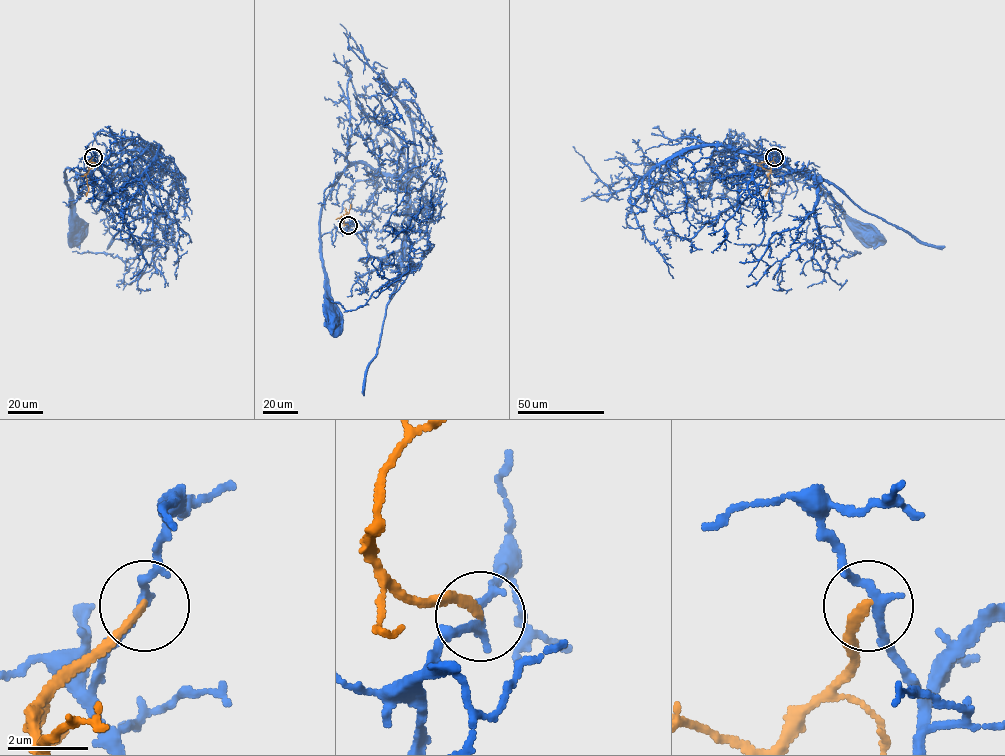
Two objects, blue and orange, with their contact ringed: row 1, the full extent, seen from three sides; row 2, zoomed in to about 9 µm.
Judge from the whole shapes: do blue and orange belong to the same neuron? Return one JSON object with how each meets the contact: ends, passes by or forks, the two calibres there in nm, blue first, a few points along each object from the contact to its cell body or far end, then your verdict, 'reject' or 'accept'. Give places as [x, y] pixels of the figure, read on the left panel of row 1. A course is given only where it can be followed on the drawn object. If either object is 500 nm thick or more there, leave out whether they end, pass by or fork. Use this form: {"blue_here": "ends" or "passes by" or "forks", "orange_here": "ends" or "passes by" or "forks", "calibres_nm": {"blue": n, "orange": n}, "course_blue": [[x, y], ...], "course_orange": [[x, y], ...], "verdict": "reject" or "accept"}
{"blue_here": "passes by", "orange_here": "ends", "calibres_nm": {"blue": 220, "orange": 220}, "course_blue": [[93, 157], [110, 179], [144, 173], [153, 162], [149, 152], [124, 151], [86, 174], [66, 168], [79, 233]], "course_orange": [[93, 157], [86, 174], [88, 188], [86, 196]], "verdict": "reject"}

